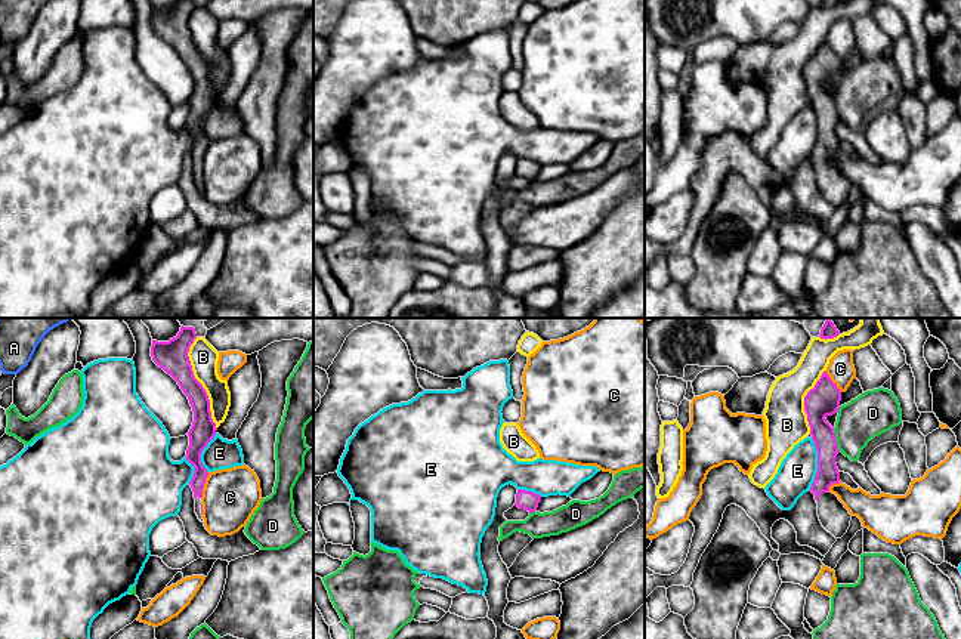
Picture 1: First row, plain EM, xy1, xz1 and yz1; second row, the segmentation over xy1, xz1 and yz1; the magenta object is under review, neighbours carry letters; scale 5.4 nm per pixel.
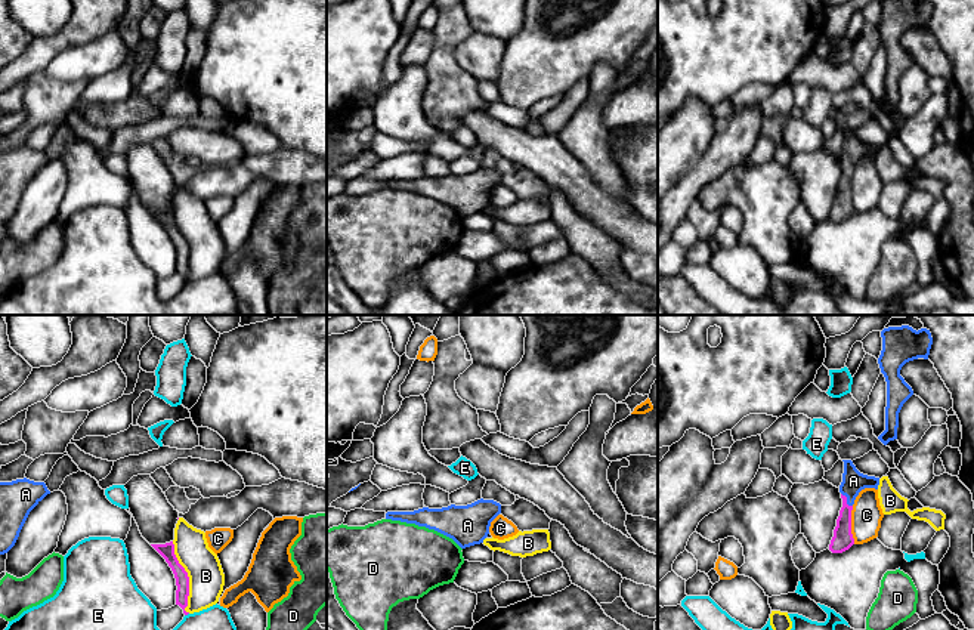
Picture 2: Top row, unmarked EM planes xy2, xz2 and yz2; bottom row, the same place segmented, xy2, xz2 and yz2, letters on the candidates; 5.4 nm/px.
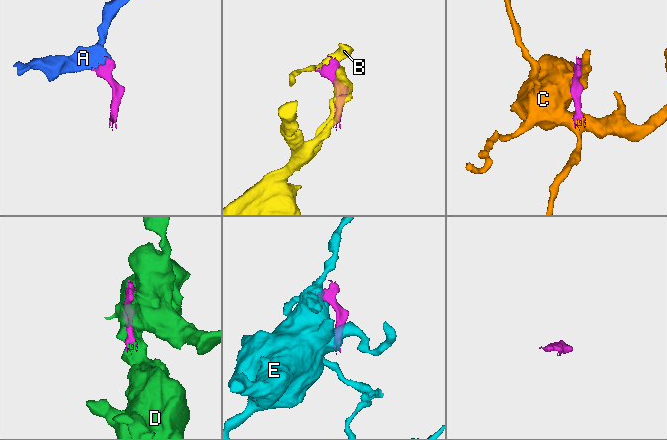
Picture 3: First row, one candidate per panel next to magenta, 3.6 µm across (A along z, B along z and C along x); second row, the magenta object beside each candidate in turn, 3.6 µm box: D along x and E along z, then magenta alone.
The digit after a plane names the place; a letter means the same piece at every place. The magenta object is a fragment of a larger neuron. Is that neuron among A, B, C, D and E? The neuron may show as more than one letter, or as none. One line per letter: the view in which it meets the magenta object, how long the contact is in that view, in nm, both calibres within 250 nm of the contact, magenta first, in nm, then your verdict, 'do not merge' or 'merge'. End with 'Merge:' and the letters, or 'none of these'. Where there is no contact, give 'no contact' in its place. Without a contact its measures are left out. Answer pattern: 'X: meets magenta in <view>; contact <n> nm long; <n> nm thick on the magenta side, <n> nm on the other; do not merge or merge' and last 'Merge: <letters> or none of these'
A: meets magenta in yz2; contact 100 nm long; 110 nm thick on the magenta side, 120 nm on the other; merge
B: meets magenta in xy1; contact 500 nm long; 170 nm thick on the magenta side, 150 nm on the other; do not merge
C: meets magenta in yz2; contact 200 nm long; 110 nm thick on the magenta side, 170 nm on the other; do not merge
D: meets magenta in yz1; contact 130 nm long; 180 nm thick on the magenta side, 240 nm on the other; do not merge
E: meets magenta in yz1; contact 280 nm long; 130 nm thick on the magenta side, 200 nm on the other; do not merge
Merge: A

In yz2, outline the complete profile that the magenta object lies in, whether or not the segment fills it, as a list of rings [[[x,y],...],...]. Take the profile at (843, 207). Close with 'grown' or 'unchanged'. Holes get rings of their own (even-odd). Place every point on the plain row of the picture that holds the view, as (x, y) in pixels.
[[[851,129],[844,130],[842,151],[840,154],[840,161],[842,167],[842,176],[837,188],[837,195],[834,198],[834,206],[829,213],[832,222],[842,222],[854,213],[851,203],[851,179],[856,166],[865,157],[878,158],[879,146],[868,145],[860,142]]] | grown

